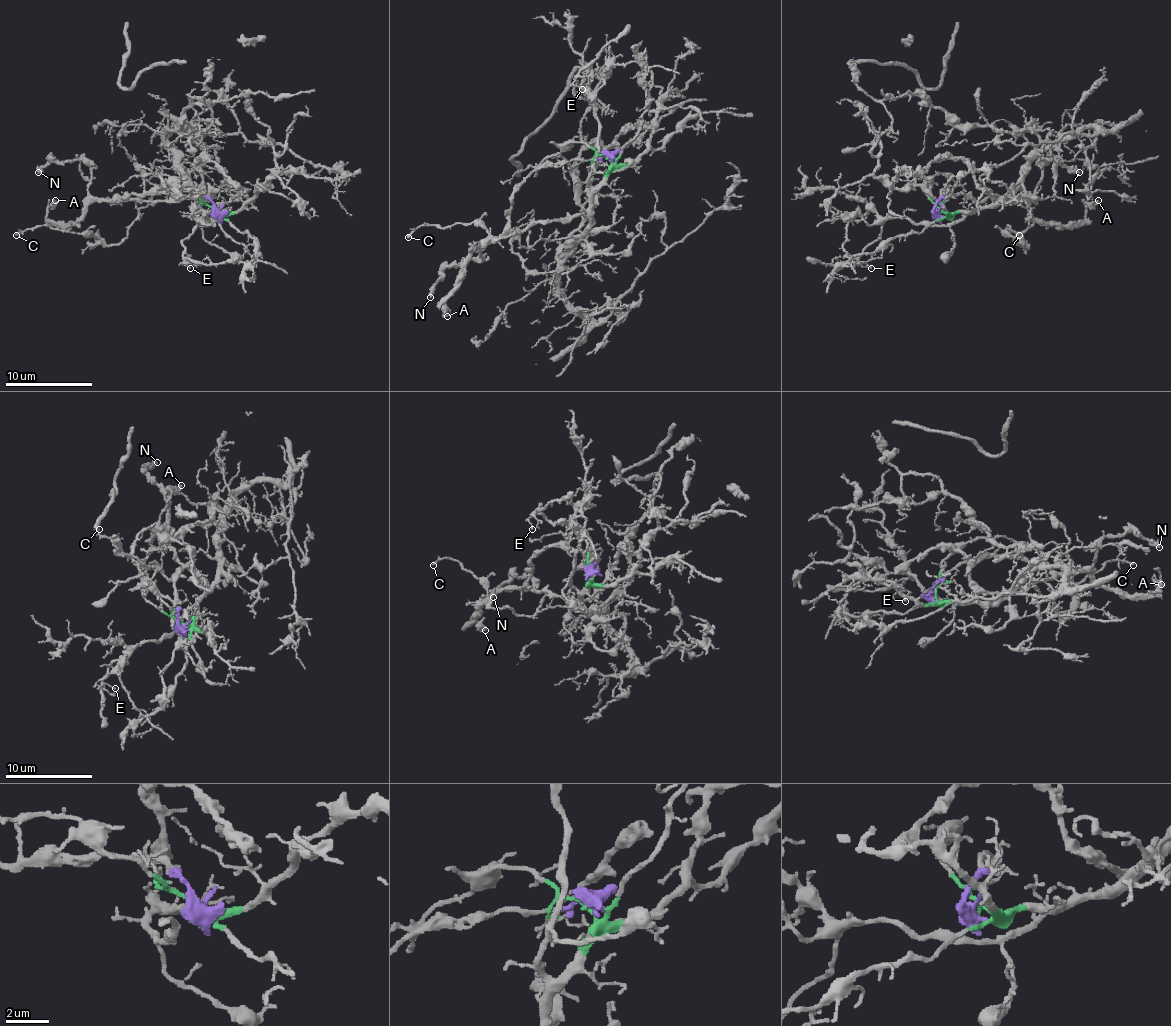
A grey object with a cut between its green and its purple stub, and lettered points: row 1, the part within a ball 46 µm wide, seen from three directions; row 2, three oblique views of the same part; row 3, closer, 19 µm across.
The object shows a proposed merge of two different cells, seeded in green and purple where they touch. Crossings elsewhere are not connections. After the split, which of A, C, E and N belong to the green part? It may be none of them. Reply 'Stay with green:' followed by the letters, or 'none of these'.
Stay with green: C, E

